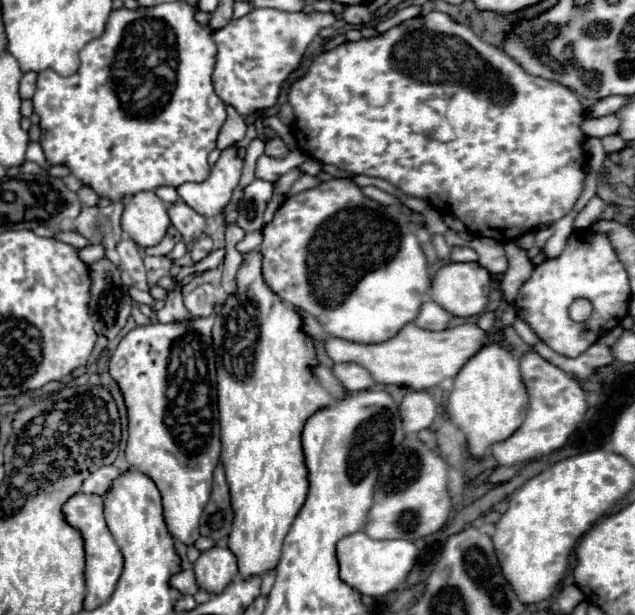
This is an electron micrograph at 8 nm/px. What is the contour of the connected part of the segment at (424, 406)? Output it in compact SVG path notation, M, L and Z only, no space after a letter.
M410 390L400 402L400 418L406 434L416 434L430 428L436 418L436 404L426 392Z

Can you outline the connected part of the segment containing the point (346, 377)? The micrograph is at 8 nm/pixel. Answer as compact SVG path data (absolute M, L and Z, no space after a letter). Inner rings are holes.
M344 362L344 364L336 364L334 366L334 374L338 376L338 380L342 382L342 386L350 392L362 392L362 390L370 390L376 382L372 380L370 372L366 368L362 368L360 364L354 362Z

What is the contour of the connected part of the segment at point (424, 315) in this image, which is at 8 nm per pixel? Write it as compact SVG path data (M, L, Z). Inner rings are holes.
M424 302L418 318L414 320L414 324L424 330L440 330L446 328L448 322L450 322L450 314L444 312L444 308L440 308L436 302Z

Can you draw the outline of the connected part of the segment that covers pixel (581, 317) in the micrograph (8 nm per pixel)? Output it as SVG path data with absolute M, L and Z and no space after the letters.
M584 298L576 300L576 302L570 306L570 316L572 316L572 320L576 320L576 322L588 320L590 314L592 314L592 304L590 304L588 300L584 300Z

